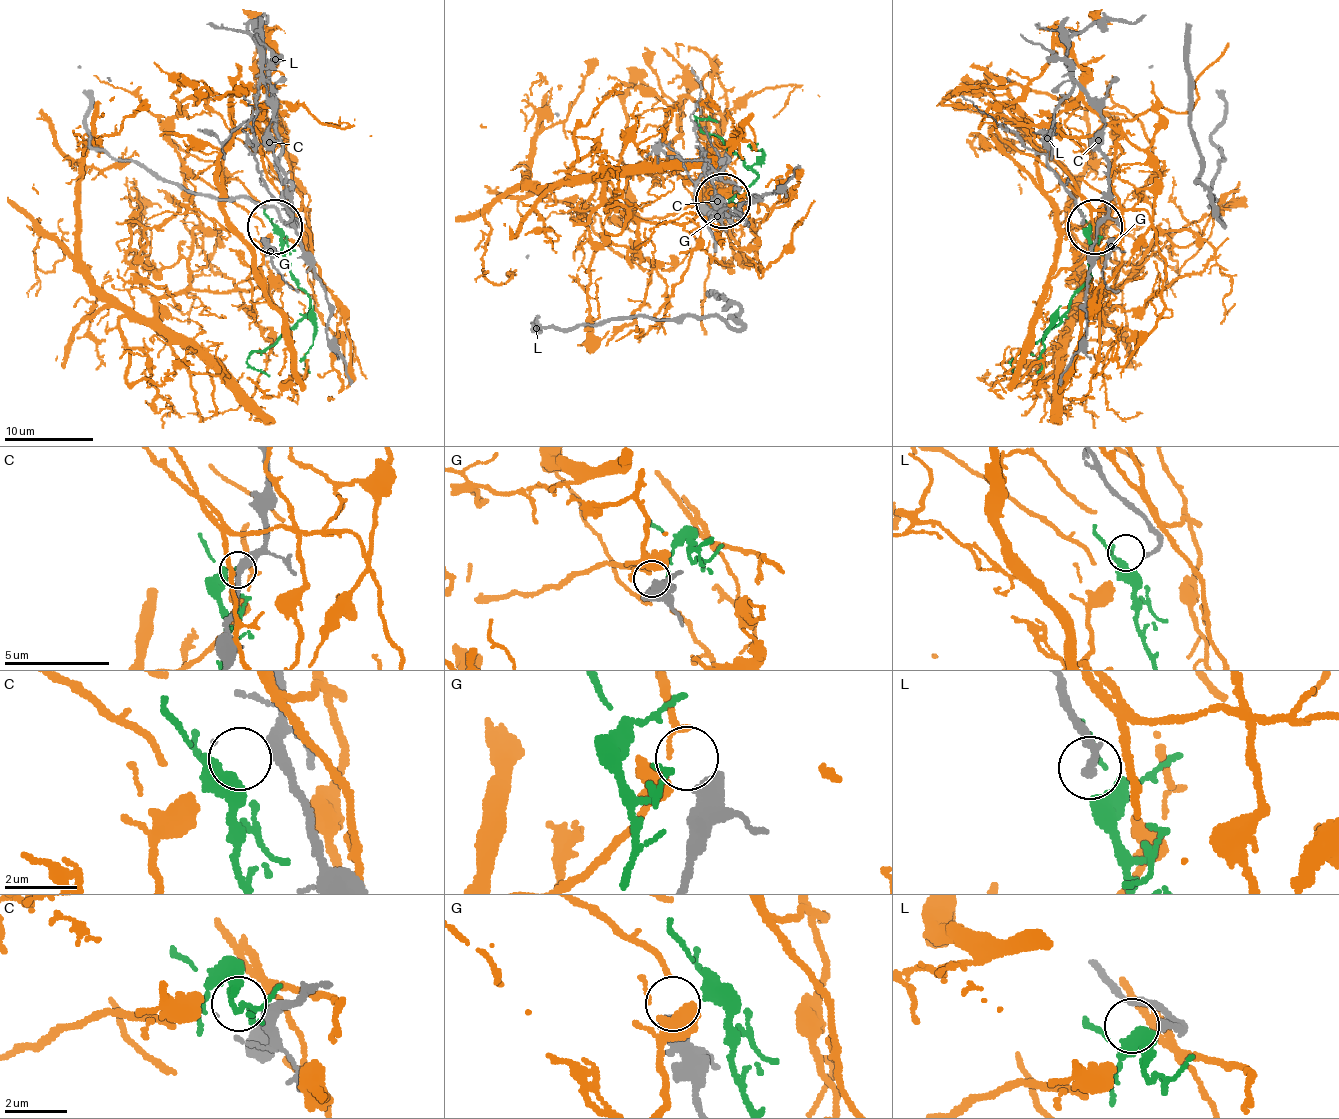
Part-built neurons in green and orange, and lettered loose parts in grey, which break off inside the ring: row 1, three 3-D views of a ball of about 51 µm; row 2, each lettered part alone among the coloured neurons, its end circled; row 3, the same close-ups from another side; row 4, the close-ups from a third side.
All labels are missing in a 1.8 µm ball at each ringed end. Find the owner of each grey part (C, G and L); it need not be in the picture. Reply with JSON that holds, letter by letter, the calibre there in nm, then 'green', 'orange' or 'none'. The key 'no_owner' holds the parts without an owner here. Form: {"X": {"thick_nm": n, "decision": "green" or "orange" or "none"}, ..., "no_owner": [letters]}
{"C": {"thick_nm": 60, "decision": "none"}, "G": {"thick_nm": 400, "decision": "orange"}, "L": {"thick_nm": 240, "decision": "green"}, "no_owner": ["C"]}

